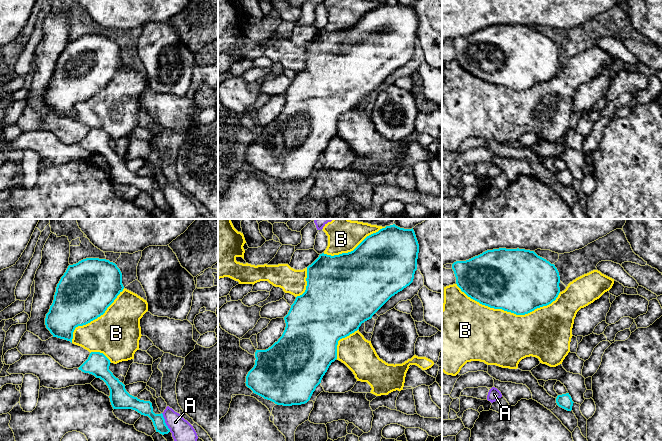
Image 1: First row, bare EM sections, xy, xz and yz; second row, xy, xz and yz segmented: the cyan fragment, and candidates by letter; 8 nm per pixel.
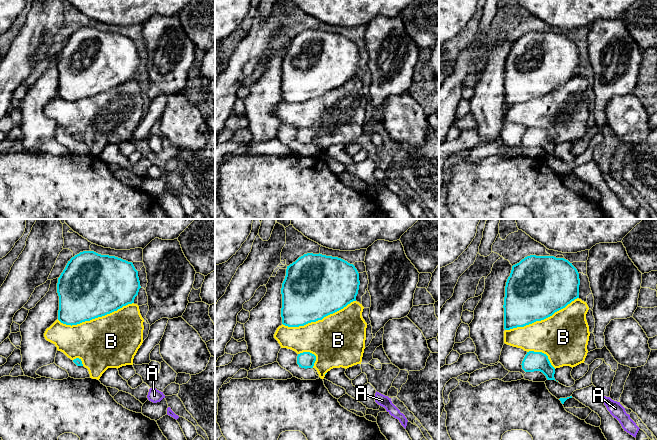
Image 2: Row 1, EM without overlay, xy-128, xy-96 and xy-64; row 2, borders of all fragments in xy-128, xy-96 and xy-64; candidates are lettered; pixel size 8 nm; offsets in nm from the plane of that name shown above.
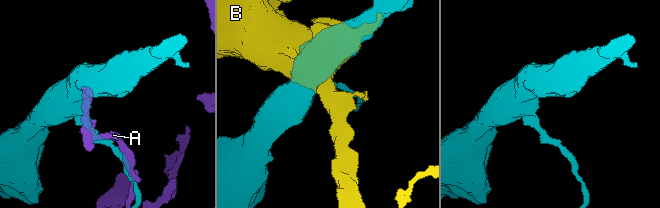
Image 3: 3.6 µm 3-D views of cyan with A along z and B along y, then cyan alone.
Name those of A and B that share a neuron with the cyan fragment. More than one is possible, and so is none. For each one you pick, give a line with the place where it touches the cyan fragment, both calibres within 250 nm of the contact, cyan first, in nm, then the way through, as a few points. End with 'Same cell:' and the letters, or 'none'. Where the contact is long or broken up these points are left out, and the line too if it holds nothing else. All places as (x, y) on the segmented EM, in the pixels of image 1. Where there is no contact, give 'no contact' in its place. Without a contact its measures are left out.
Same cell: none

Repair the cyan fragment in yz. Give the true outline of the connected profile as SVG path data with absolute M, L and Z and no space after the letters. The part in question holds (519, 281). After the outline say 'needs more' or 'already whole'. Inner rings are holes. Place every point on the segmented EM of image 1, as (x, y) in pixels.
M525 249L487 250L466 261L452 264L456 284L471 299L494 309L525 315L547 306L560 293L560 276L554 264Z; already whole

